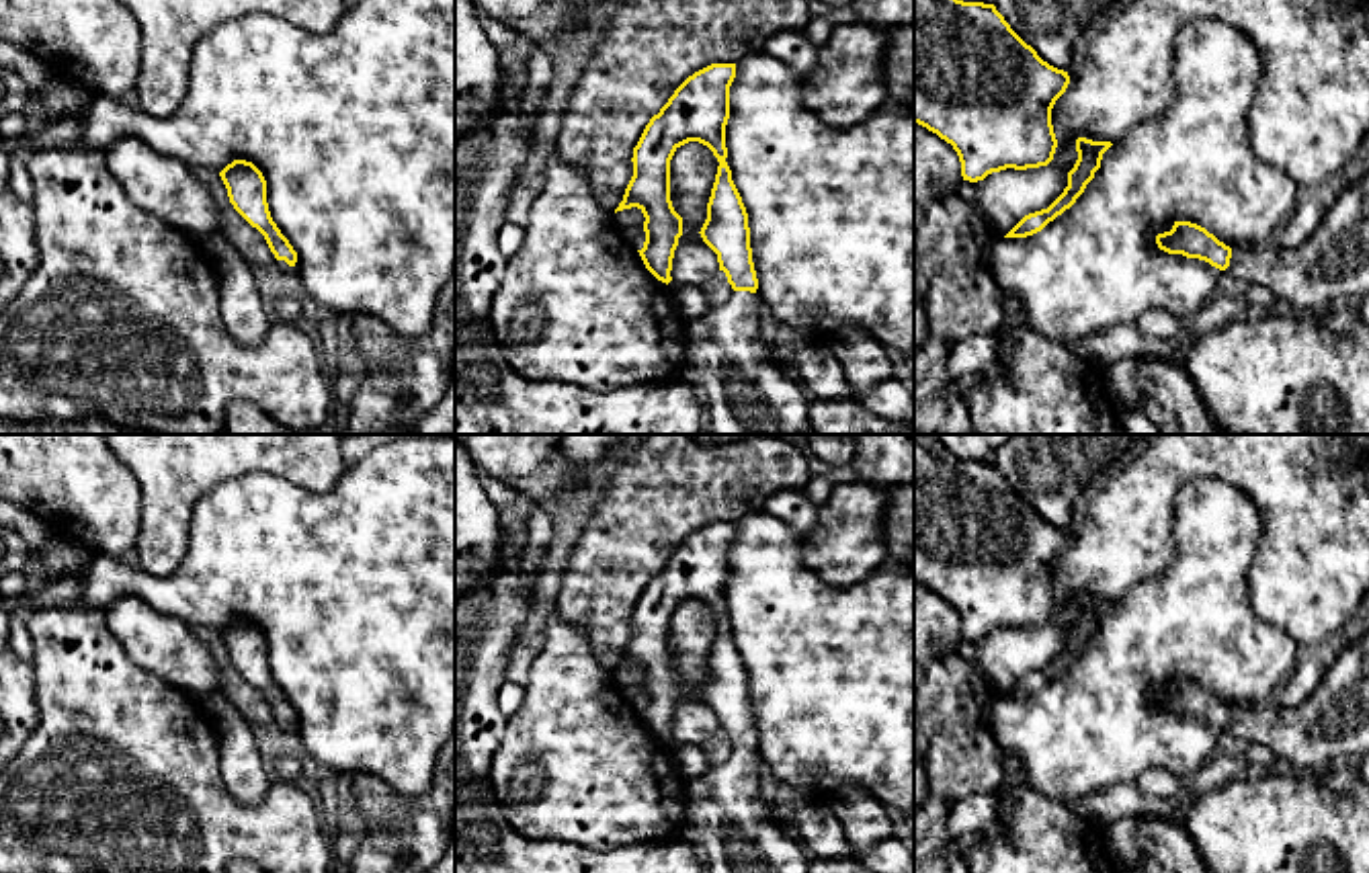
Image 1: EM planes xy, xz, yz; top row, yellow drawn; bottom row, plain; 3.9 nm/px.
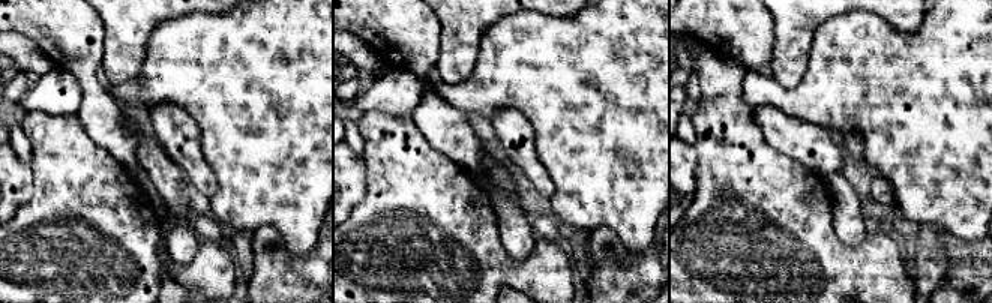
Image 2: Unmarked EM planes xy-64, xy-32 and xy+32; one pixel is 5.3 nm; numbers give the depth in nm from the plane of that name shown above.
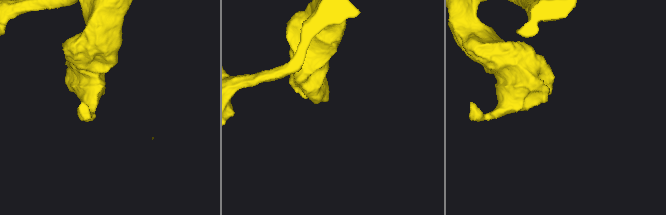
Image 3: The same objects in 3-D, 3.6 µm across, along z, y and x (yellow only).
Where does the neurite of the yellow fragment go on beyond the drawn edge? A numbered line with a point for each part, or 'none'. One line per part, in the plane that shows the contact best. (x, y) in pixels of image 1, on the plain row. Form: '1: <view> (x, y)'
1: xz (726, 816)

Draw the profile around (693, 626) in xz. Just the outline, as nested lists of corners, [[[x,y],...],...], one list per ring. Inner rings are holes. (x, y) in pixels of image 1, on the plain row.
[[[699,600],[676,607],[670,619],[670,660],[682,676],[682,695],[670,730],[672,742],[701,746],[719,730],[717,713],[699,693],[707,678],[717,625],[713,611]]]

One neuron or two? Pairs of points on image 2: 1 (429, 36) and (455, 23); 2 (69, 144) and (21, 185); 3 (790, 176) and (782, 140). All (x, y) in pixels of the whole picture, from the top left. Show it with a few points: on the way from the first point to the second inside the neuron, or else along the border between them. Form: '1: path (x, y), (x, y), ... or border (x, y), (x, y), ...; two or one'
1: border (437, 15), (440, 53), (434, 66); two
2: border (30, 167), (32, 197), (18, 209); two
3: border (761, 131), (772, 147), (817, 173); two

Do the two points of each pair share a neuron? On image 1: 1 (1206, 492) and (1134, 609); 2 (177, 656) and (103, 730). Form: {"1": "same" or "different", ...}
{"1": "same", "2": "different"}

